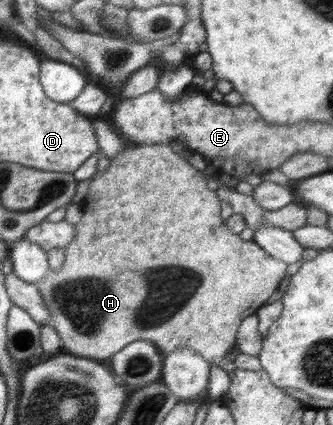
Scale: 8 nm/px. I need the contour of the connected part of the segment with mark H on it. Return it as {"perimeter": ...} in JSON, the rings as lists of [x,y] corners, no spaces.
{"perimeter":[[[166,144],[139,145],[128,147],[110,160],[110,165],[104,172],[97,171],[88,186],[88,192],[82,198],[82,218],[73,225],[73,240],[65,248],[64,265],[55,272],[49,270],[44,279],[37,285],[44,304],[50,314],[49,325],[58,331],[61,338],[62,351],[76,355],[78,358],[90,358],[96,362],[117,354],[131,342],[149,340],[159,347],[162,352],[172,353],[177,349],[189,349],[200,354],[208,363],[216,363],[222,370],[233,374],[236,370],[234,362],[225,358],[237,346],[236,332],[246,316],[257,314],[266,300],[276,292],[279,283],[286,275],[288,264],[269,256],[255,241],[246,242],[238,234],[228,230],[221,216],[221,206],[216,192],[208,189],[207,177],[197,172],[177,149]]]}

